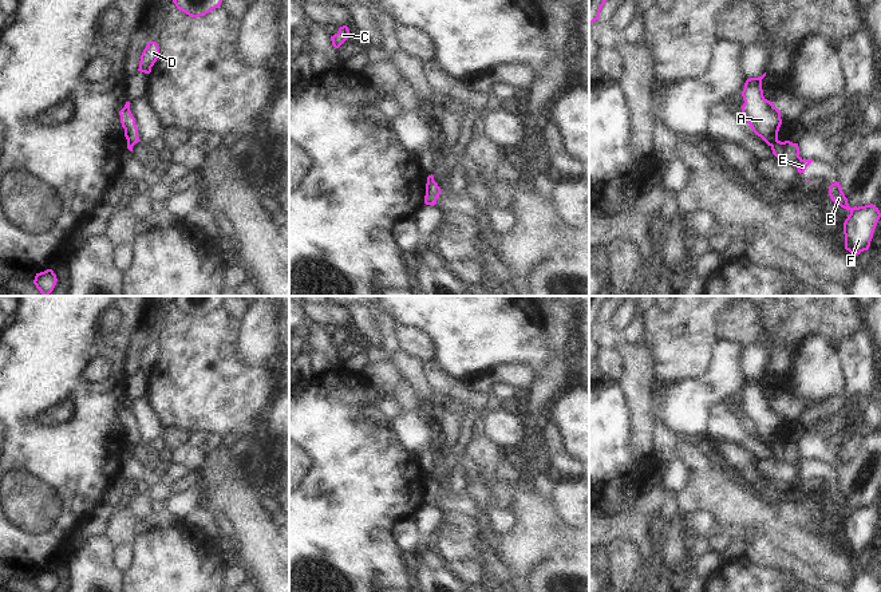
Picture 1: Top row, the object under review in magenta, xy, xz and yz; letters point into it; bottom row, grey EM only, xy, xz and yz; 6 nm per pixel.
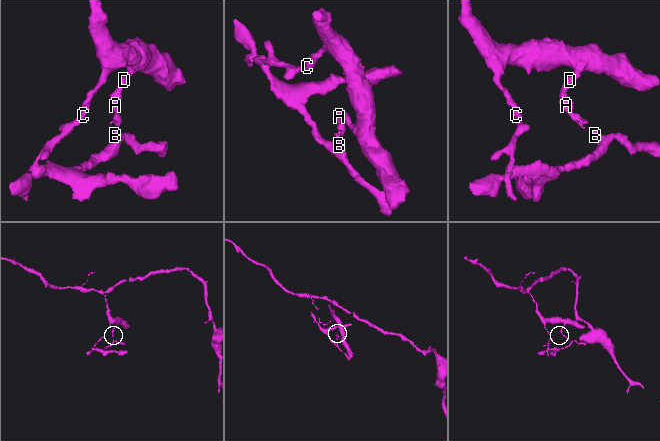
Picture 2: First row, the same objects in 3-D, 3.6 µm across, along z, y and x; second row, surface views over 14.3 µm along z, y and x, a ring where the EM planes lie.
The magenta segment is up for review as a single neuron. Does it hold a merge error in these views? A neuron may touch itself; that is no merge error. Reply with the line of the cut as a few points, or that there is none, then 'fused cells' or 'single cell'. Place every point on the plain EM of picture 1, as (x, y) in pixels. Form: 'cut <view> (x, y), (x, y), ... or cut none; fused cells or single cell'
cut yz (777, 439), (770, 445); fused cells

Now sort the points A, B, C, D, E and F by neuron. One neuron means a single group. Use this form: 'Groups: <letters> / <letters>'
Groups: A C D / B E F

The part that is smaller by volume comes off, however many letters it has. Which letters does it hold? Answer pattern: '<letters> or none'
B, E, F

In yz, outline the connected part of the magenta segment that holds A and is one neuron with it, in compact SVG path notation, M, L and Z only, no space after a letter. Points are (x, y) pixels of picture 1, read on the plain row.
M766 372L759 378L750 378L744 383L744 388L742 391L743 406L742 415L750 425L751 430L760 437L769 446L774 445L778 441L778 431L782 425L781 411L773 404L773 402L767 400L763 396L762 390L762 379L766 376Z

